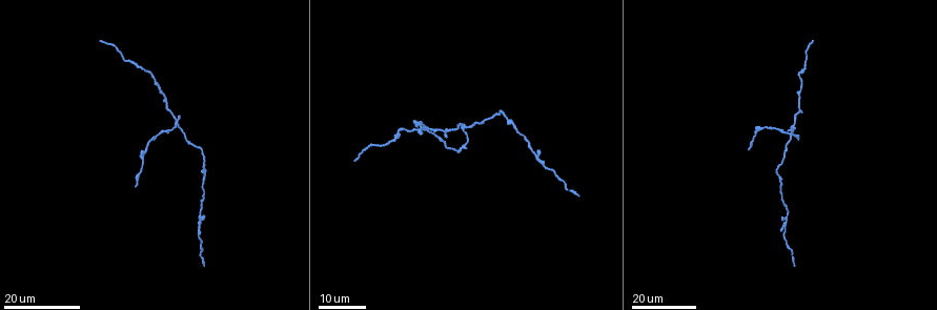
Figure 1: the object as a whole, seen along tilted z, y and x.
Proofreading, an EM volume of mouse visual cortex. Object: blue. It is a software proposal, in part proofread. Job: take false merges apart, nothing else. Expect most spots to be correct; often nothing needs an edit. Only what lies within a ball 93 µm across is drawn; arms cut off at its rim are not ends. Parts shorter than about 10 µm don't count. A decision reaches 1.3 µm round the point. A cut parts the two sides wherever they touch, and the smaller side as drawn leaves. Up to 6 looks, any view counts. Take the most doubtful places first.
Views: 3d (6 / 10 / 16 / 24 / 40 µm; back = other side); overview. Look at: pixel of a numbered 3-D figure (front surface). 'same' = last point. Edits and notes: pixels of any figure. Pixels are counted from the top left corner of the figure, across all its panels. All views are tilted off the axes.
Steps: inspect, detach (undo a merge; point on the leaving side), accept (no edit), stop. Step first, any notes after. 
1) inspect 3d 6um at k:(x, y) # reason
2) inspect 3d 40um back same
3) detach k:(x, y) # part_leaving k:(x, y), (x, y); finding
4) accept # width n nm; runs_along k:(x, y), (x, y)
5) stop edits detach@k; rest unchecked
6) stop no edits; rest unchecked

inspect 3d 16um at 1:(460, 124) # looks like a crossing

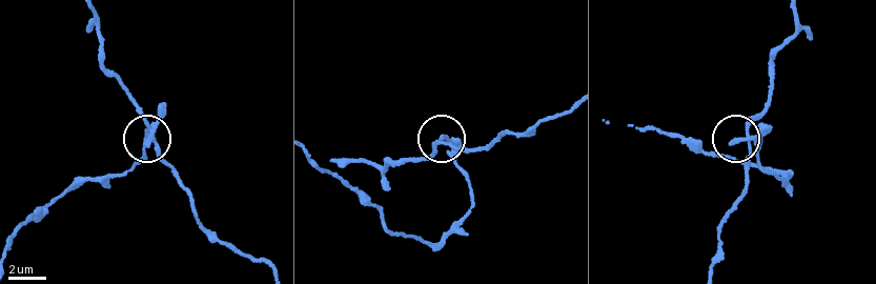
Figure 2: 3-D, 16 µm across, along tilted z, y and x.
inspect 3d 10um at 2:(743, 140)

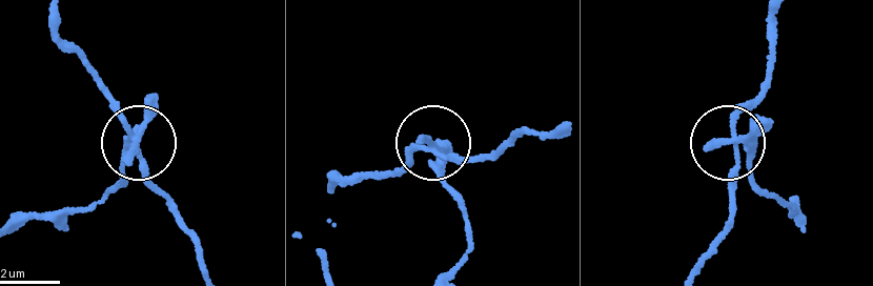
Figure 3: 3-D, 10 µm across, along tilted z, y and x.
detach 3:(149, 97) # part_leaving 3:(133, 138), (117, 184), (101, 198), (9, 224); two neurons meet here

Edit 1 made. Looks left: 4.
inspect overview

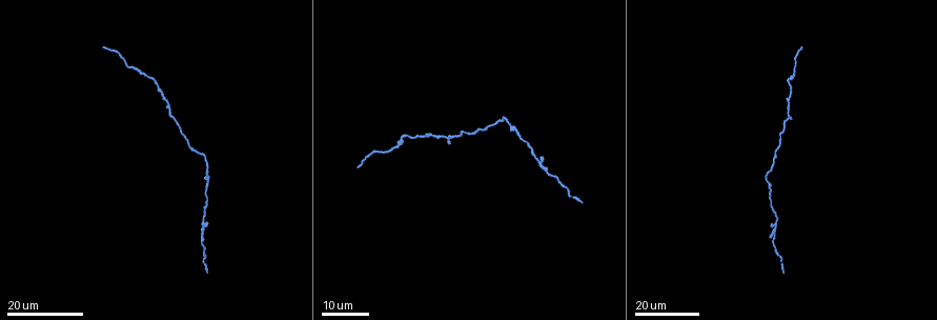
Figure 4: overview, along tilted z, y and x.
inspect 3d 24um at 4:(167, 106) # three arms meet

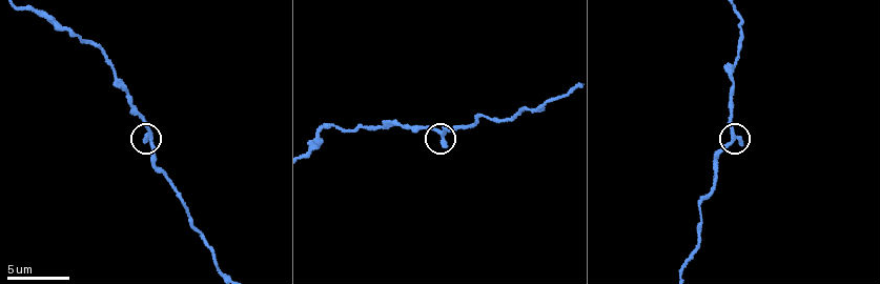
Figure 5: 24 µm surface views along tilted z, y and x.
inspect 3d 6um at 5:(732, 135) # zoom in

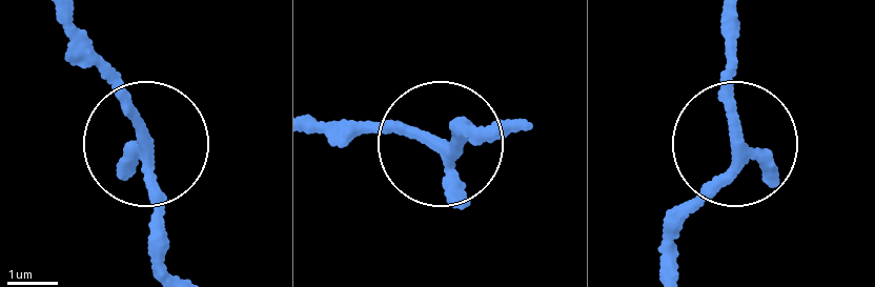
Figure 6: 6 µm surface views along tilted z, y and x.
accept # arms 3; runs_along 6:(676, 259), (686, 217), (733, 158), (719, 23); one neuron here

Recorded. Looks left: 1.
inspect 3d 6um at 5:(326, 128) # thick turns thin

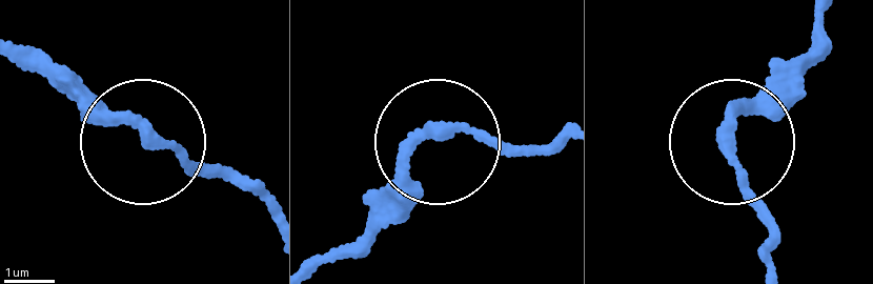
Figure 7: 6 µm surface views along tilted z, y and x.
accept # width 230 nm; runs_along 7:(768, 271), (767, 227), (733, 134), (797, 81); all the same neuron

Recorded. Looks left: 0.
stop edits detach@3; rest unchecked

